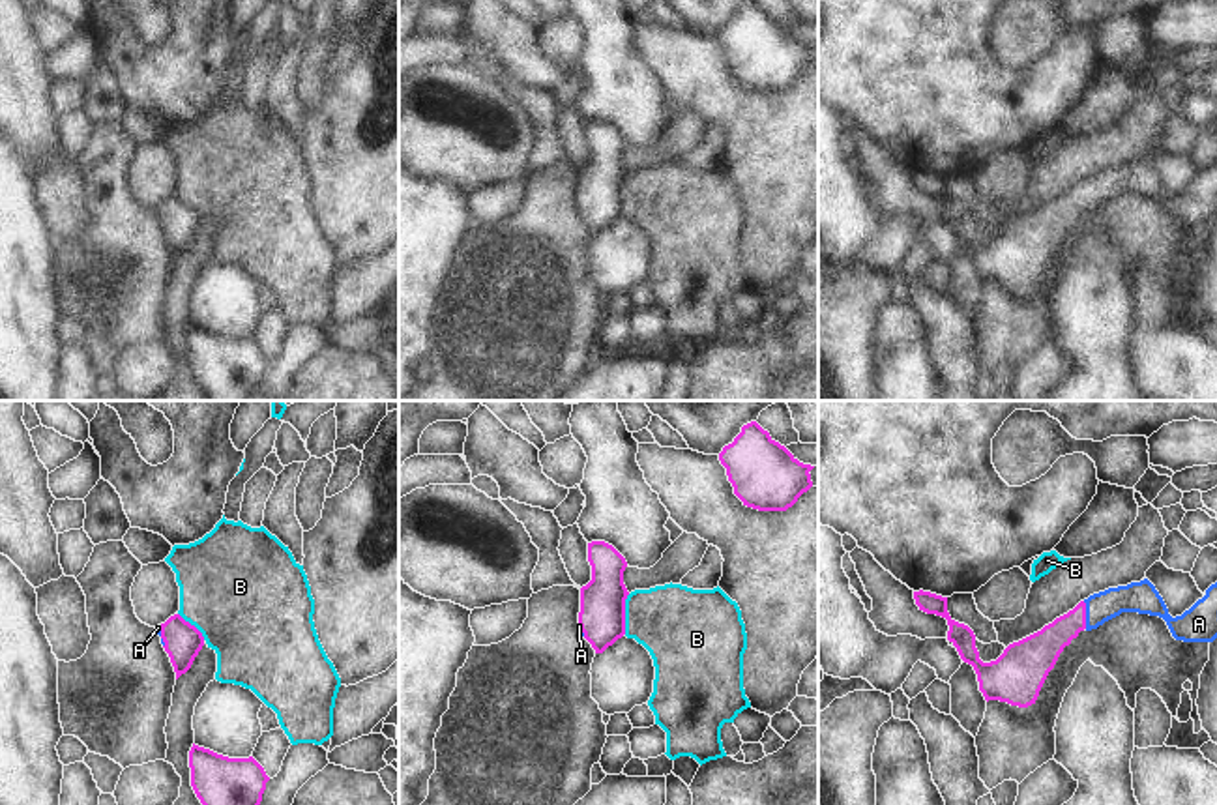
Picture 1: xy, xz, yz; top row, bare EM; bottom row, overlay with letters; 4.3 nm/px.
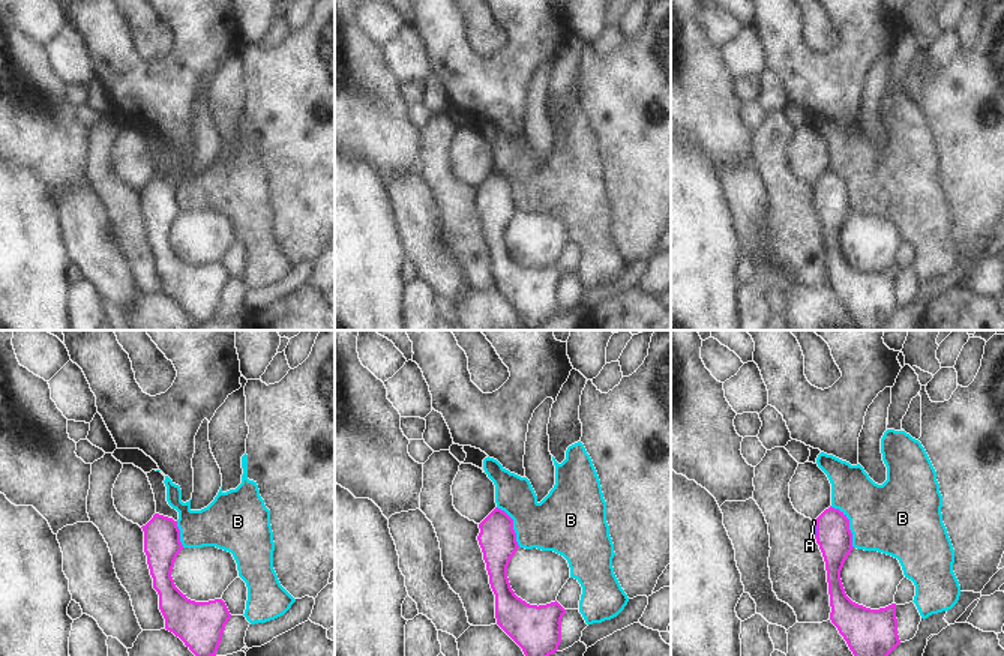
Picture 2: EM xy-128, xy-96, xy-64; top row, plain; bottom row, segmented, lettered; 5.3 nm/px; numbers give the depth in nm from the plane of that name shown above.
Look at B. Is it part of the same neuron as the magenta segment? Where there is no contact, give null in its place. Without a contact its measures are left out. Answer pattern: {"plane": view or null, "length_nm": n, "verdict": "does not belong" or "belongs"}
{"plane": "xz", "length_nm": 180, "verdict": "does not belong"}

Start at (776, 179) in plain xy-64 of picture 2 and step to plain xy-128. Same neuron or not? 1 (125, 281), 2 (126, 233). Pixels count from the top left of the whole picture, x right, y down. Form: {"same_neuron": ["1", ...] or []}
{"same_neuron": ["2"]}

